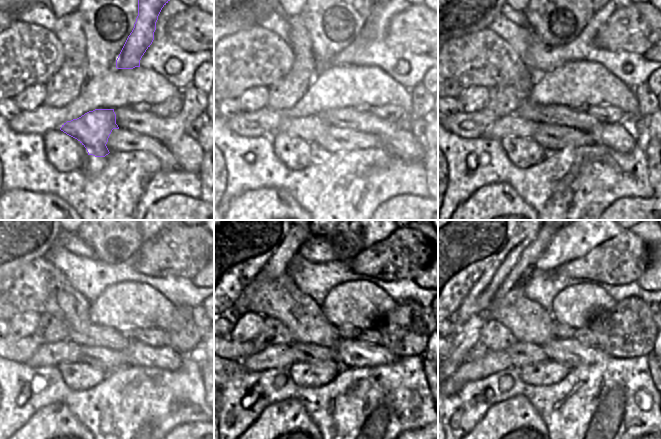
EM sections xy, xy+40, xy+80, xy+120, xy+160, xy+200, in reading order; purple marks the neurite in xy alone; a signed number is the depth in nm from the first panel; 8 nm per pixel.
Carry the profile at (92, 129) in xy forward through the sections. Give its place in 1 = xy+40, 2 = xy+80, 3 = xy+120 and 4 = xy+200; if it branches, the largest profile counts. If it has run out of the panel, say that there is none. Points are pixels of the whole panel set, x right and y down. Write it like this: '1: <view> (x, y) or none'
1: xy+40 (308, 128)
2: xy+80 (512, 125)
3: xy+120 (51, 354)
4: xy+200 (496, 361)

